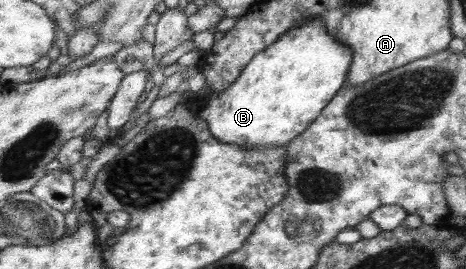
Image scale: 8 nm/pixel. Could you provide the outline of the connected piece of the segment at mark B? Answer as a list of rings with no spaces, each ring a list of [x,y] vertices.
[[[316,16],[306,24],[290,30],[275,44],[256,54],[253,61],[242,70],[241,77],[235,85],[231,85],[217,96],[214,93],[206,96],[206,105],[200,114],[203,121],[207,122],[213,137],[227,145],[239,145],[248,151],[257,151],[261,147],[287,147],[314,125],[331,100],[334,100],[346,86],[352,62],[351,47],[333,38],[324,20]]]

